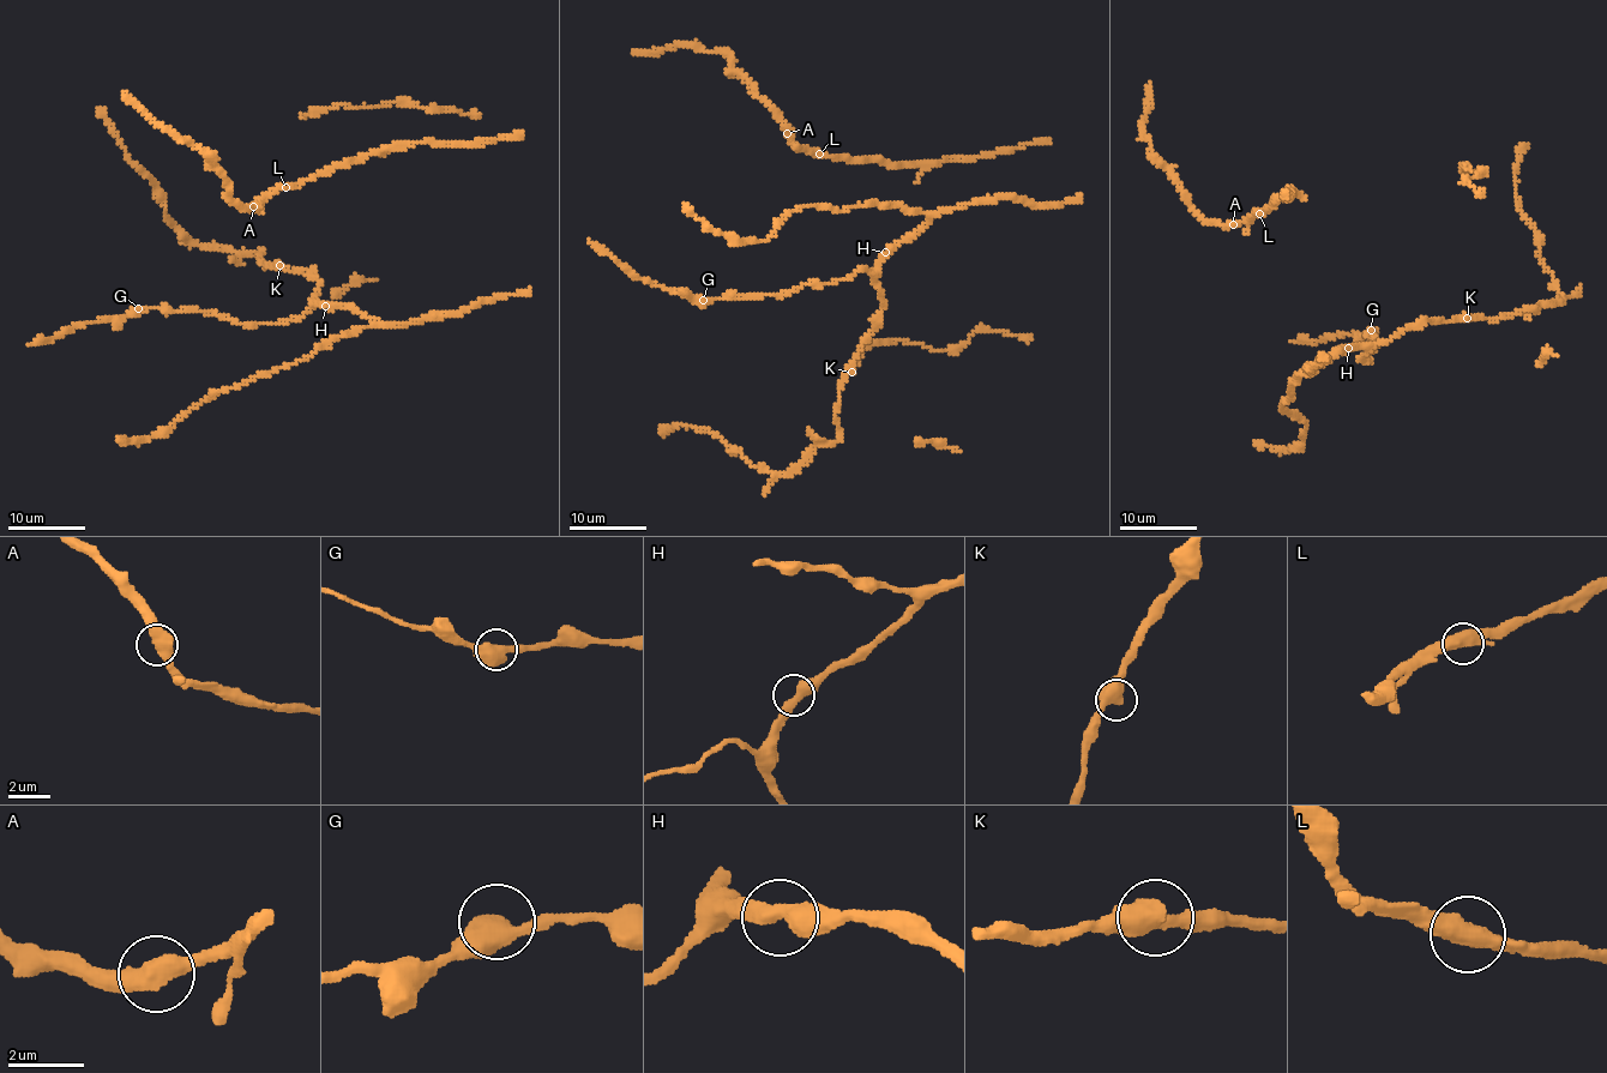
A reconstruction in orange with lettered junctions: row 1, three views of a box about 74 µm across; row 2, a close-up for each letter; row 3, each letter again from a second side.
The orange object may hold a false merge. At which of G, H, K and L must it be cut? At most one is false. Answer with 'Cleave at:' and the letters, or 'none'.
Cleave at: none

